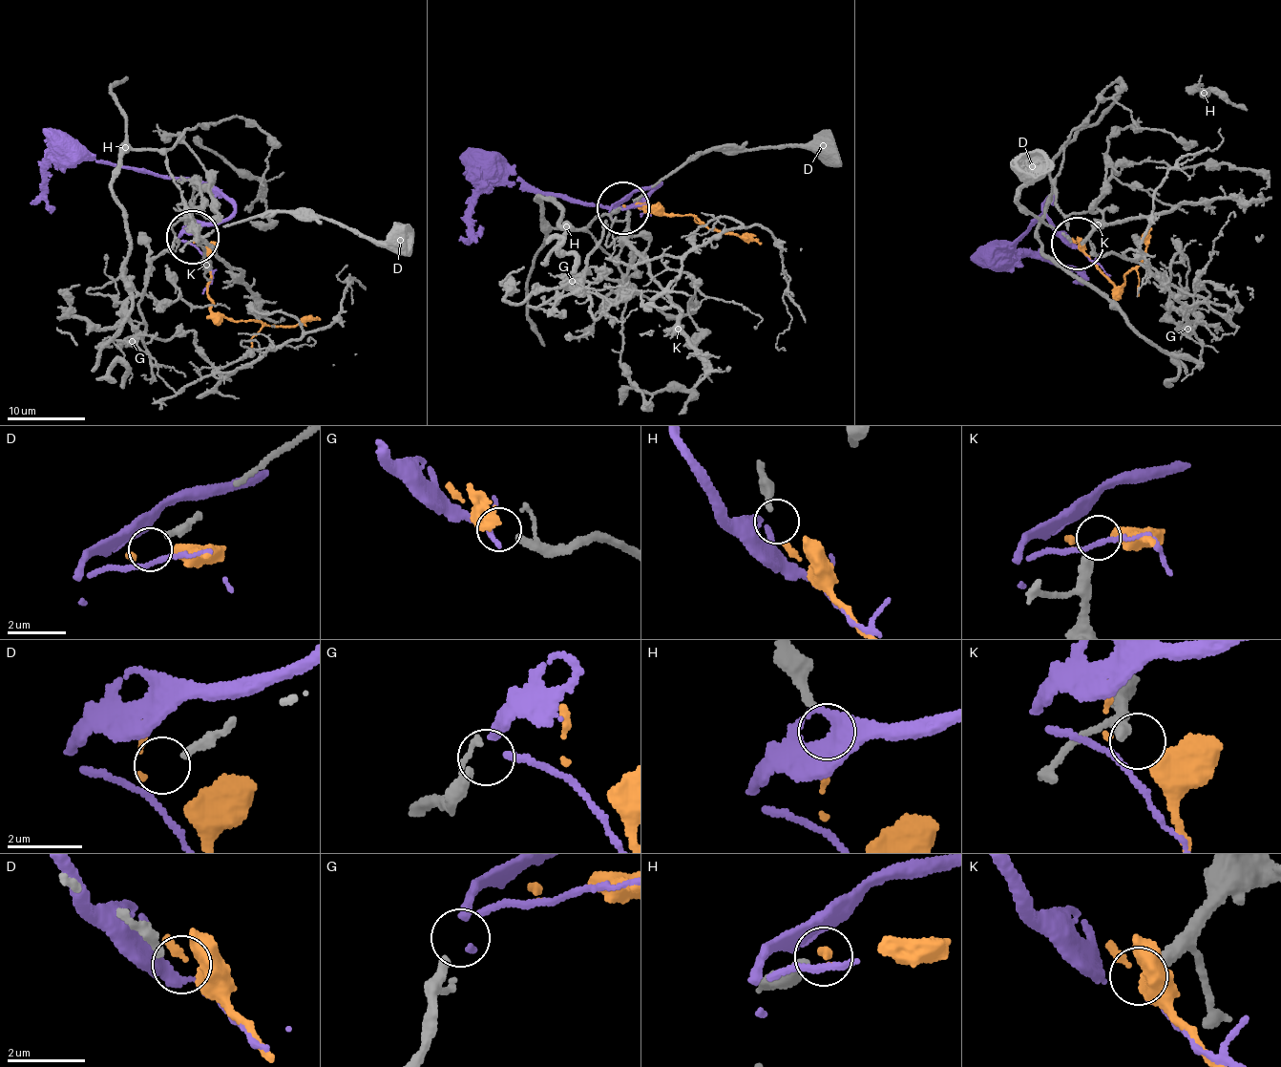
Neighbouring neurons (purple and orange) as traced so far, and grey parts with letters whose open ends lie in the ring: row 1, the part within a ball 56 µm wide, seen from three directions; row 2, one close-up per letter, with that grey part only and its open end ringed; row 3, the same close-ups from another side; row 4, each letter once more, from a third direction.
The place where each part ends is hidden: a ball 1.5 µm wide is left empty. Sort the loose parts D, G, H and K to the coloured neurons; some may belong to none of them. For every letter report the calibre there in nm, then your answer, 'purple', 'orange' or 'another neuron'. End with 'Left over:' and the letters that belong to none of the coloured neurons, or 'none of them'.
D: 240 nm | another neuron
G: 190 nm | purple
H: 200 nm | orange
K: 360 nm | another neuron
Left over: D, K

